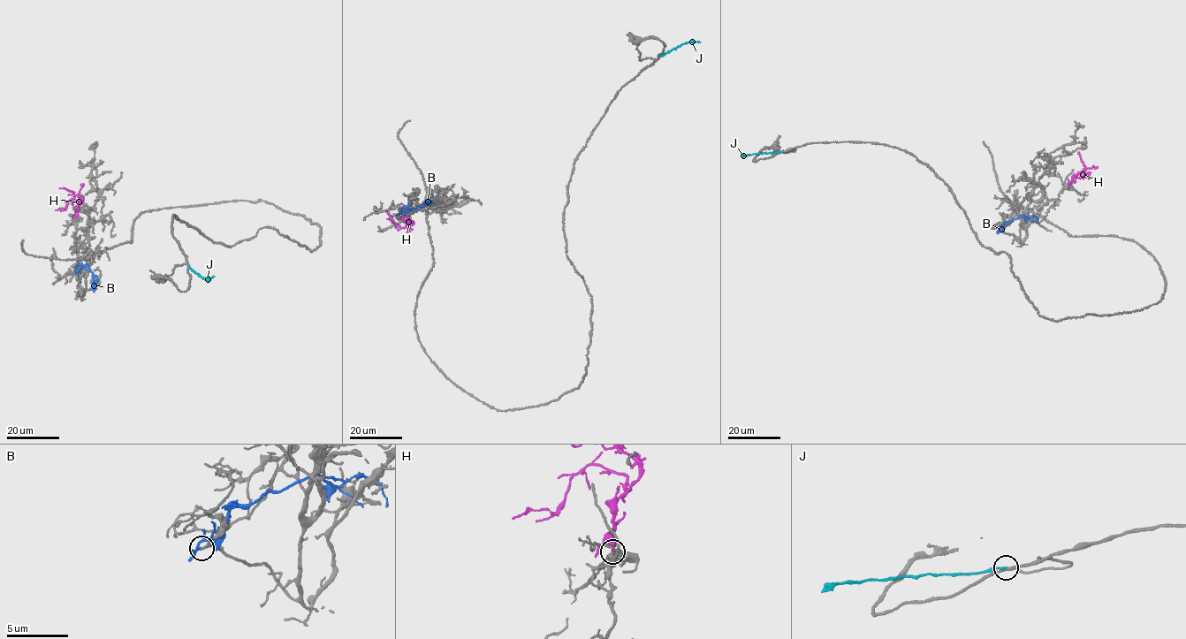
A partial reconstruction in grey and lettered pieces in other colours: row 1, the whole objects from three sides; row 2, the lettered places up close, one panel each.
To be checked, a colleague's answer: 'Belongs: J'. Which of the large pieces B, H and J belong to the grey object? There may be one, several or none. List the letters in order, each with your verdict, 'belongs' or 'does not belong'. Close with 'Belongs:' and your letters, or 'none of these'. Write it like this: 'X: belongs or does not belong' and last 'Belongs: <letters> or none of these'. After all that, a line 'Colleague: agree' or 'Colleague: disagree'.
B: does not belong
H: belongs
J: does not belong
Belongs: H
Colleague: disagree

